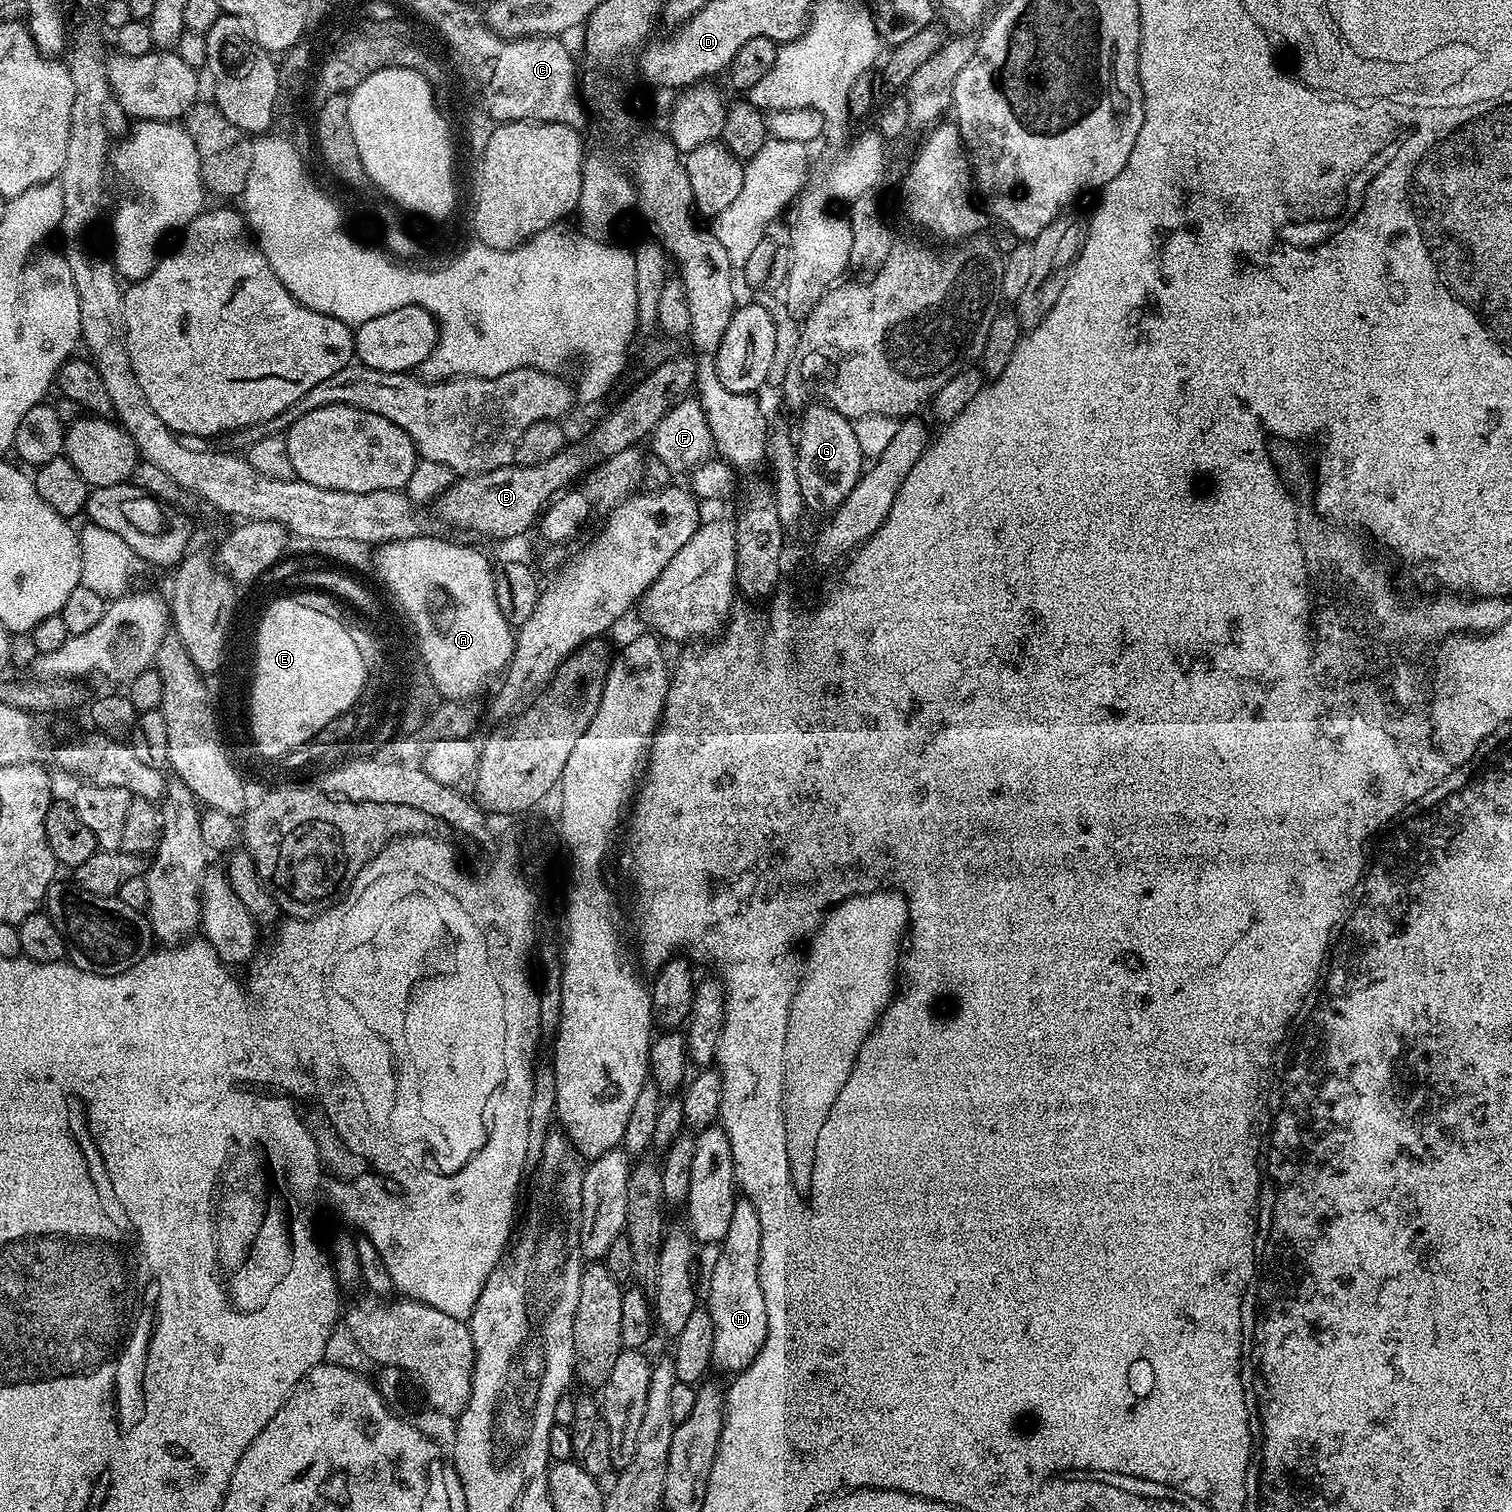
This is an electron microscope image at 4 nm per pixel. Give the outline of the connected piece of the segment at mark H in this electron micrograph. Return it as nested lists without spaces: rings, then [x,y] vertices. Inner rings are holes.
[[[746,1198],[737,1199],[734,1206],[734,1218],[730,1220],[730,1230],[726,1238],[720,1241],[716,1261],[712,1264],[712,1277],[708,1280],[708,1301],[706,1307],[714,1322],[714,1354],[712,1368],[715,1371],[735,1374],[751,1368],[762,1346],[768,1341],[768,1315],[766,1298],[760,1285],[760,1251],[762,1250],[762,1222],[758,1210]]]

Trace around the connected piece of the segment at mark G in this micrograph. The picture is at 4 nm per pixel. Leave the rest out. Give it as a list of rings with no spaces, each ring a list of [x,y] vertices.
[[[813,407],[803,417],[805,420],[800,424],[800,441],[797,439],[794,444],[798,482],[801,484],[805,509],[809,513],[832,514],[840,504],[846,502],[848,495],[860,481],[866,468],[866,457],[855,438],[853,421],[838,414],[833,408],[816,407],[820,408]]]

